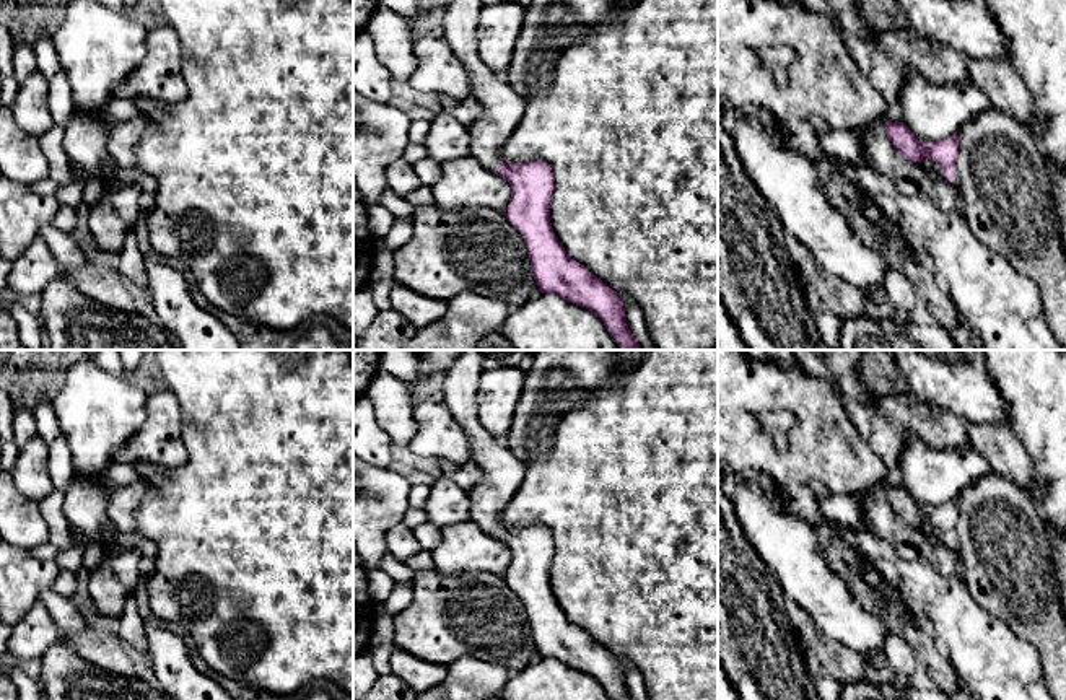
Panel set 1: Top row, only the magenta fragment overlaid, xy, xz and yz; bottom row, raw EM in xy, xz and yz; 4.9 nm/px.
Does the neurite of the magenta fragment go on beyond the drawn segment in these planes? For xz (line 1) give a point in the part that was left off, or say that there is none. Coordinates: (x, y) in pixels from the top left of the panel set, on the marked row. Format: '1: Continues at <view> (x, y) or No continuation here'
1: Continues at xz (503, 108)

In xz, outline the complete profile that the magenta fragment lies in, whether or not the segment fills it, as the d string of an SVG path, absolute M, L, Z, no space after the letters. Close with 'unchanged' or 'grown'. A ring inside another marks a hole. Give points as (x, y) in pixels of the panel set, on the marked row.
M449 0L443 8L443 37L464 62L470 94L483 107L483 114L469 127L470 155L513 187L505 217L526 243L539 290L599 316L620 350L641 350L628 329L625 308L615 291L573 260L553 233L550 166L545 161L506 163L500 158L500 150L522 117L524 101L505 75L490 70L478 55L477 24L485 2Z; grown

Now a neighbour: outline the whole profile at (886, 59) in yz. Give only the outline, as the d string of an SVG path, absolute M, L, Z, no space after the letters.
M910 26L879 31L872 37L845 36L846 50L887 106L898 94L910 73L934 85L972 83L972 57L918 34Z

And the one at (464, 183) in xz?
M472 155L441 164L441 177L433 186L435 203L444 210L483 207L505 213L513 187L482 166Z

